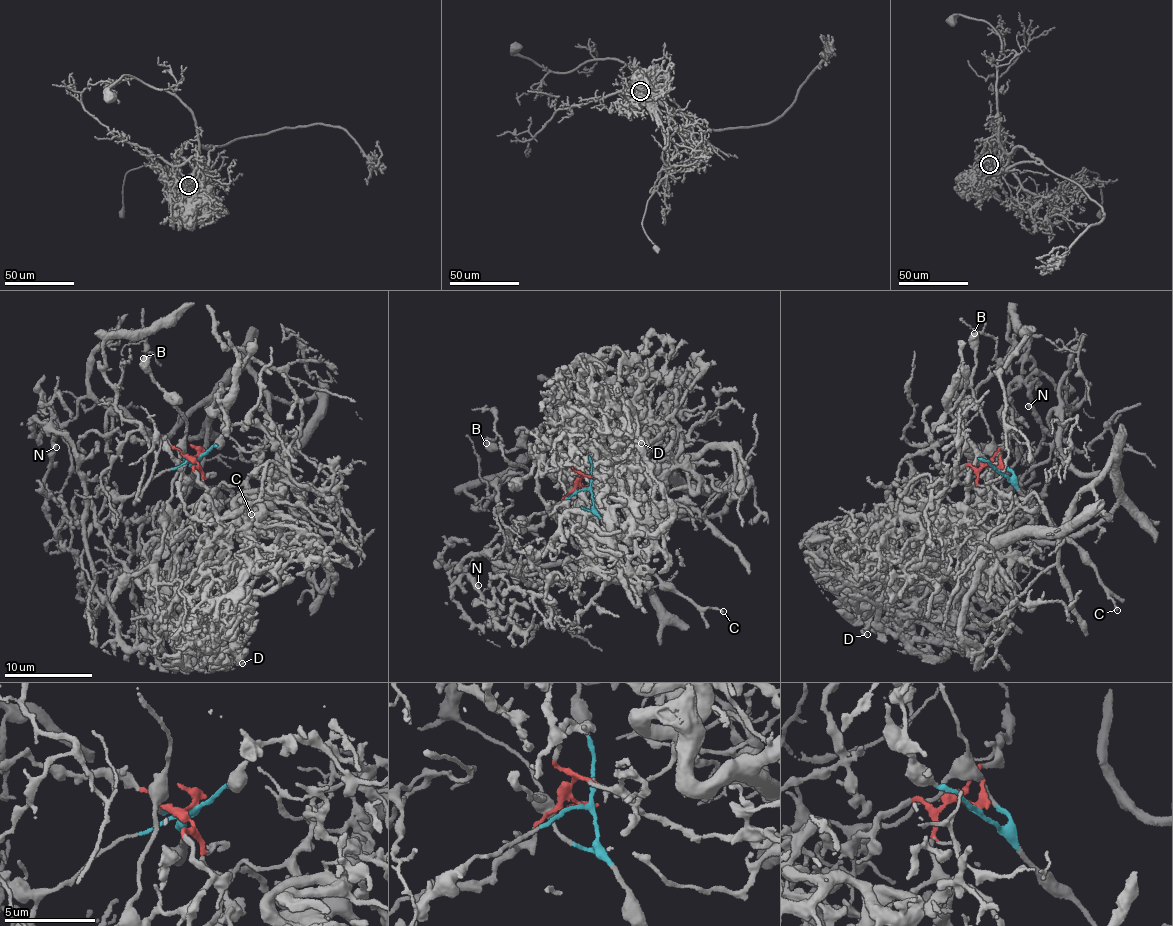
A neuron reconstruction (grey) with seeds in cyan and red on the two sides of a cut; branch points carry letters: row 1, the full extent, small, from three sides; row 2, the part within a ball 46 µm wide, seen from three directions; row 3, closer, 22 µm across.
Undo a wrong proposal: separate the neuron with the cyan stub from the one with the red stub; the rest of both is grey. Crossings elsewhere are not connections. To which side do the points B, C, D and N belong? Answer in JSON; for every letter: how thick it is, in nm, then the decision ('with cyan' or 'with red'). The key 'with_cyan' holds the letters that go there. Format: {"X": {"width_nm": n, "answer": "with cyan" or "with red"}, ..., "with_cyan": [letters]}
{"B": {"width_nm": 650, "answer": "with cyan"}, "C": {"width_nm": 160, "answer": "with cyan"}, "D": {"width_nm": 240, "answer": "with red"}, "N": {"width_nm": 300, "answer": "with red"}, "with_cyan": ["B", "C"]}

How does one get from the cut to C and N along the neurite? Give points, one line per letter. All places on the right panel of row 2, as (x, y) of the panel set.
C: (997, 468), (1078, 547), (1079, 554), (1093, 567), (1118, 610)
N: (997, 467), (977, 479), (983, 516), (945, 551), (994, 486), (1018, 486), (980, 490), (1021, 386), (1028, 407)

